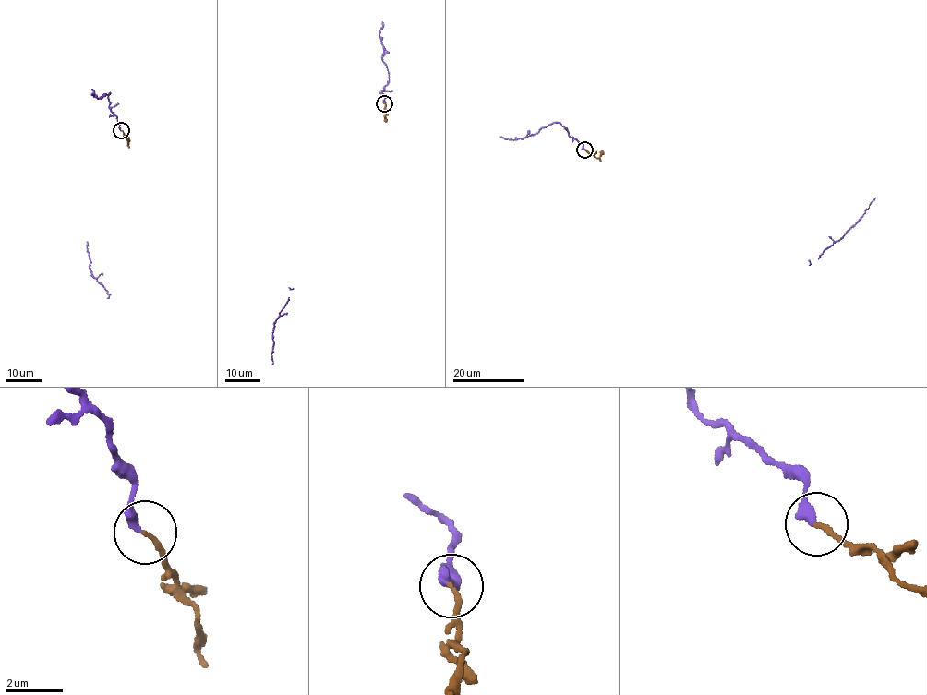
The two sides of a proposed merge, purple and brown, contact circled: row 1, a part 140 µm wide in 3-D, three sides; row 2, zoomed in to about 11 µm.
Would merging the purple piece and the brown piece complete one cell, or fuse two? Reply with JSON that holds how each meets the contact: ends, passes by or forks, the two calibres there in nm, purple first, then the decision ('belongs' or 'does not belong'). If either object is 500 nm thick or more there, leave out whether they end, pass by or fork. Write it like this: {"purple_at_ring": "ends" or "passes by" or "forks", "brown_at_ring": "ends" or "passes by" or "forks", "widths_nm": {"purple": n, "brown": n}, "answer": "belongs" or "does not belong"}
{"purple_at_ring": "ends", "brown_at_ring": "ends", "widths_nm": {"purple": 340, "brown": 170}, "answer": "belongs"}

